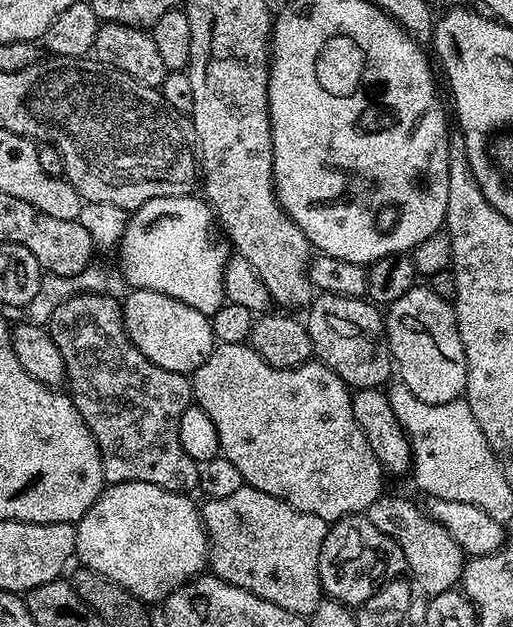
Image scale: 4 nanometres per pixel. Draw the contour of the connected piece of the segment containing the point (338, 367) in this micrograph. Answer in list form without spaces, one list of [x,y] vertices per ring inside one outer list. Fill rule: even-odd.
[[[320,292],[306,309],[306,323],[315,359],[334,370],[349,389],[380,388],[393,379],[392,351],[377,305],[358,296]]]

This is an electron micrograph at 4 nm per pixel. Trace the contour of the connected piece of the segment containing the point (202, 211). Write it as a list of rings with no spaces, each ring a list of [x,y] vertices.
[[[163,196],[135,209],[118,243],[118,271],[129,289],[149,288],[161,292],[212,318],[226,303],[224,268],[228,264],[230,245],[218,231],[211,204],[200,198],[192,199],[196,198]]]

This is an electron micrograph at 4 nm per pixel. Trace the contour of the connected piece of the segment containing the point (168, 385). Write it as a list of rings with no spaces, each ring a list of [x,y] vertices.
[[[77,292],[66,302],[62,302],[62,306],[58,306],[58,310],[54,310],[54,314],[48,319],[46,327],[58,345],[58,350],[62,350],[62,360],[66,362],[66,374],[68,375],[66,386],[67,389],[70,388],[68,390],[72,401],[76,404],[78,414],[82,414],[86,426],[92,431],[96,444],[100,447],[105,481],[109,485],[146,482],[171,492],[191,493],[193,491],[191,488],[195,489],[200,483],[200,465],[196,463],[194,458],[190,458],[190,454],[186,454],[186,450],[182,450],[182,441],[178,439],[178,422],[182,422],[182,414],[186,414],[186,410],[194,403],[191,379],[183,372],[162,370],[162,366],[154,366],[154,362],[150,362],[150,358],[146,358],[146,354],[142,354],[142,350],[138,350],[138,346],[134,346],[134,342],[128,336],[128,331],[124,325],[124,310],[117,297],[103,296],[97,292]]]

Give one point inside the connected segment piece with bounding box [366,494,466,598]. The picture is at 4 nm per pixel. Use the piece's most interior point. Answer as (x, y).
(435, 559)

